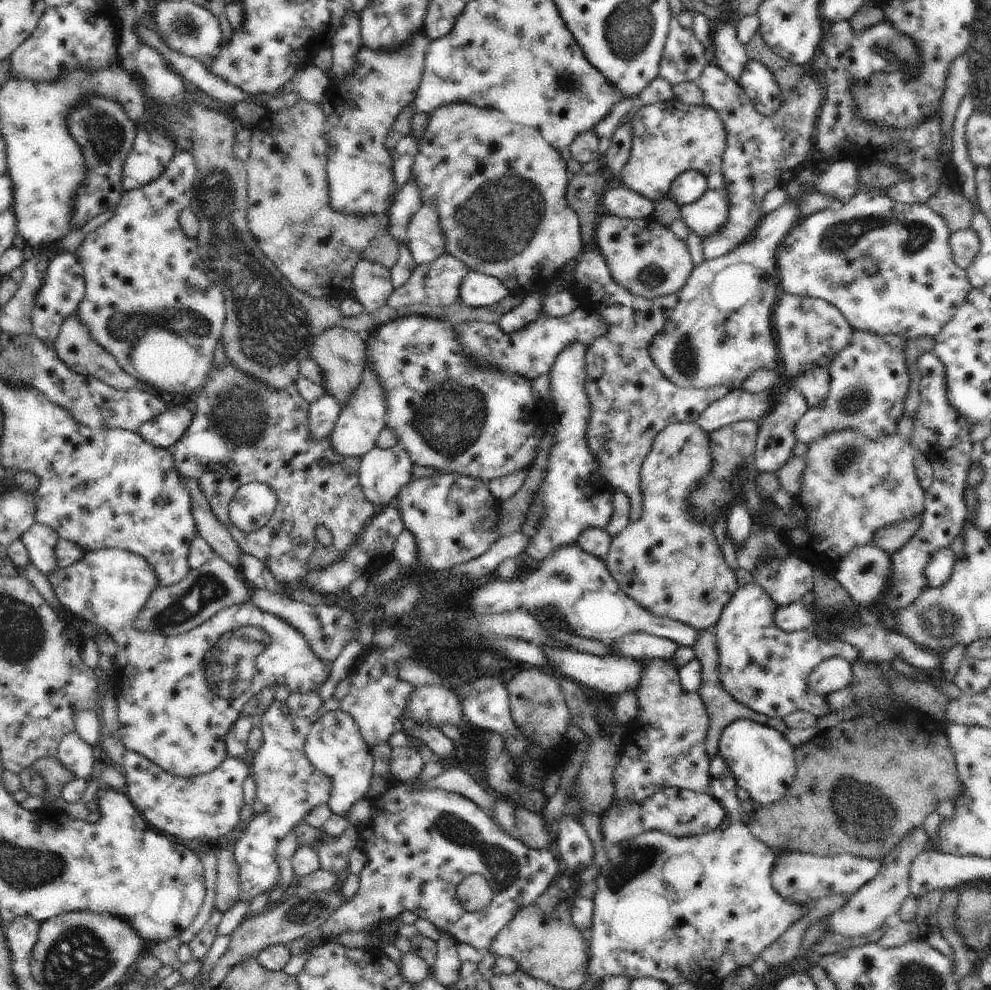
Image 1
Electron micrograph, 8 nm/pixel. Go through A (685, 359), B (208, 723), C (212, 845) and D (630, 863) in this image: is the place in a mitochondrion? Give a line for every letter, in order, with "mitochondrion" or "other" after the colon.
A: mitochondrion
B: other
C: other
D: mitochondrion

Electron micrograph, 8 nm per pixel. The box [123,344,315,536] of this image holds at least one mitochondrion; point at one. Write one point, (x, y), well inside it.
(240, 413)

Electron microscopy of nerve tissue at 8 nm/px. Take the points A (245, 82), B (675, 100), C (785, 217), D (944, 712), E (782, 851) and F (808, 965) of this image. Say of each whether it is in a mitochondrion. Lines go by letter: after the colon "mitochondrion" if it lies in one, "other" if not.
A: other
B: other
C: other
D: other
E: other
F: other

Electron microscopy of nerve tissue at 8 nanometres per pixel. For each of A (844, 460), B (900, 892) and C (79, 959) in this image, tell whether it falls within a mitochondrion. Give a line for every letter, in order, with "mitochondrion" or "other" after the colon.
A: mitochondrion
B: other
C: mitochondrion

